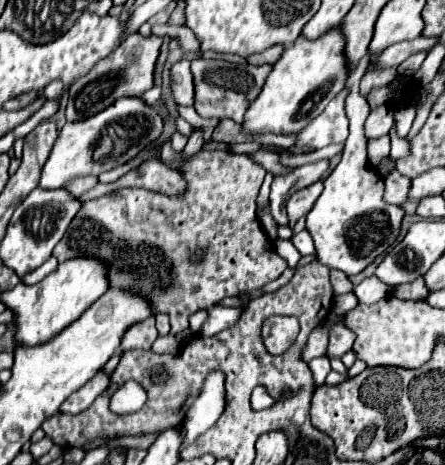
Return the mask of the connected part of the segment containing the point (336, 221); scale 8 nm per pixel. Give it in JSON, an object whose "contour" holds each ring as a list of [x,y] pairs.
{"contour":[[[369,52],[361,58],[361,64],[347,78],[347,98],[345,112],[349,118],[349,138],[343,148],[343,158],[337,168],[325,180],[325,188],[317,198],[317,204],[307,214],[307,230],[317,248],[317,260],[329,268],[341,270],[347,276],[363,272],[379,254],[395,244],[401,232],[403,210],[399,206],[387,204],[383,200],[383,180],[367,162],[367,140],[363,136],[363,124],[369,114],[367,100],[359,94],[359,80],[369,66]]]}

